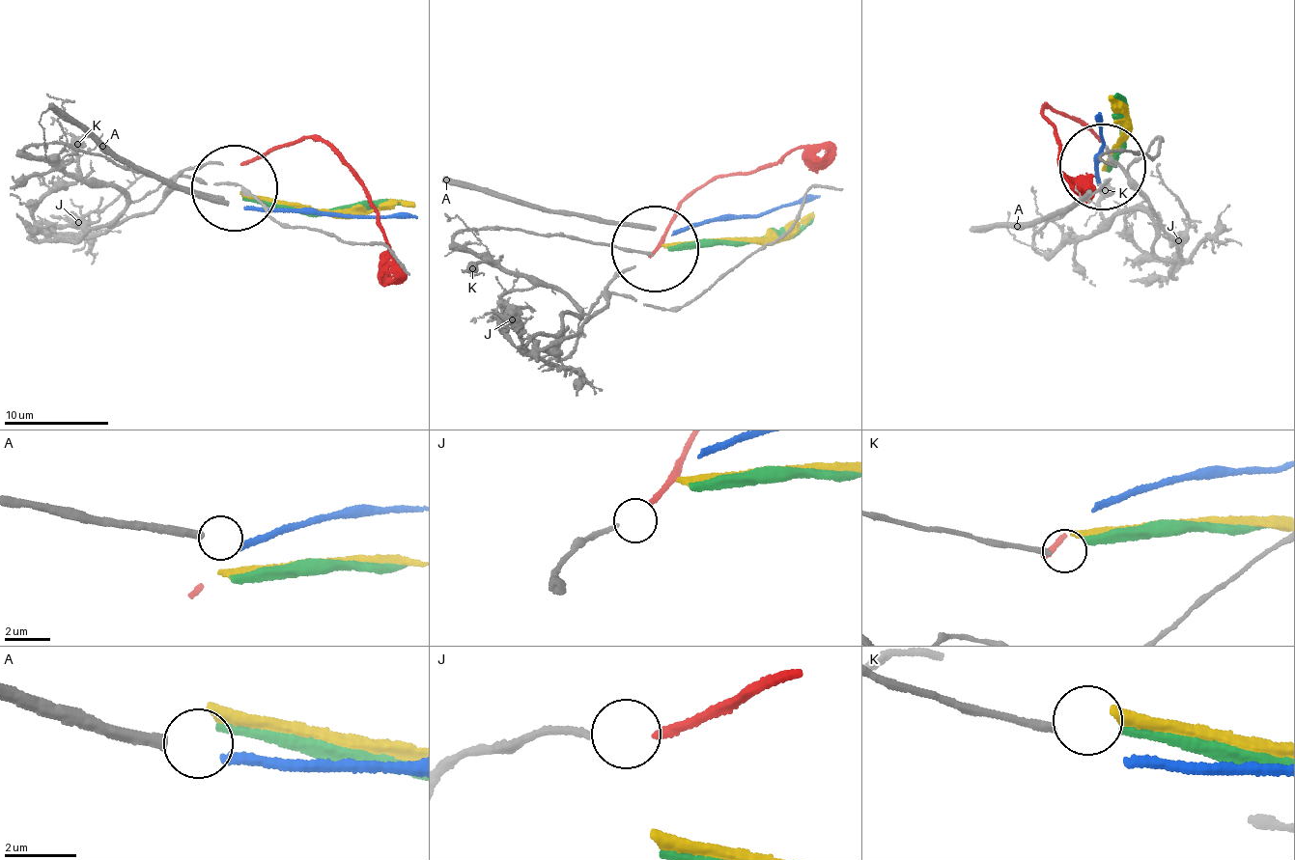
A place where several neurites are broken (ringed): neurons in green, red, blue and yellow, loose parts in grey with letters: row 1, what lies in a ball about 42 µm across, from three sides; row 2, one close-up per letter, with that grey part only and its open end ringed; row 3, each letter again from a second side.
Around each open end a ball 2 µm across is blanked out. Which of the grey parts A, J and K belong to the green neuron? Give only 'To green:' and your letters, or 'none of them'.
To green: none of them

